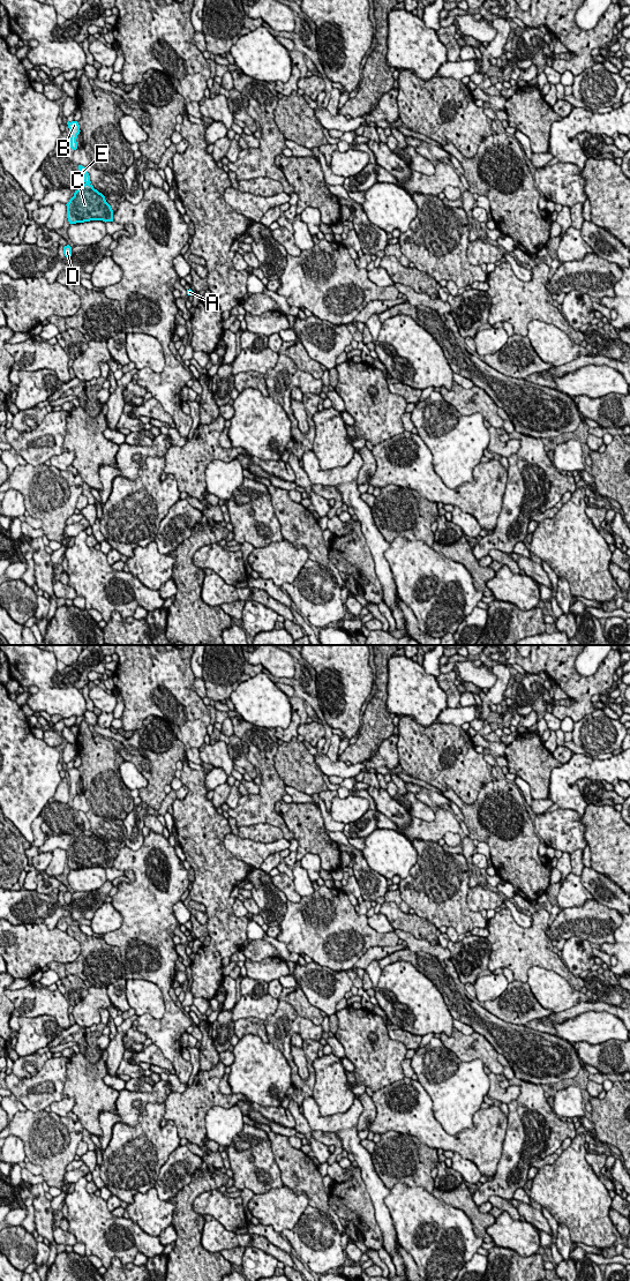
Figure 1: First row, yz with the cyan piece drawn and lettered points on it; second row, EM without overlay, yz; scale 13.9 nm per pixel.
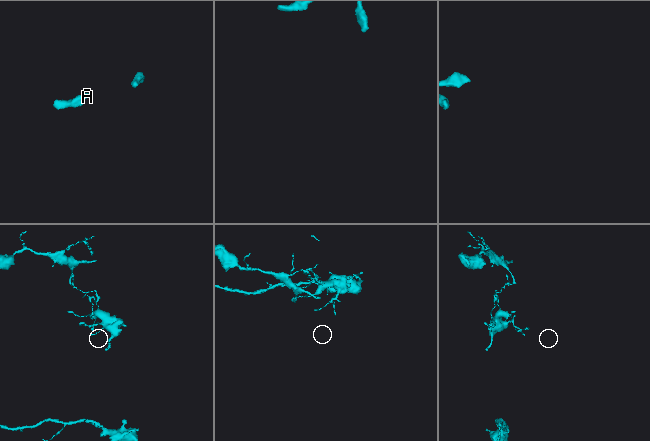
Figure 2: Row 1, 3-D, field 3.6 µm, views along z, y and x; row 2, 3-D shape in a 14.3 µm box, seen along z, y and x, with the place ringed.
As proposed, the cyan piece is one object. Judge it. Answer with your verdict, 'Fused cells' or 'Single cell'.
Fused cells

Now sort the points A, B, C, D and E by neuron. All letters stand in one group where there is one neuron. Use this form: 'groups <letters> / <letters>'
groups A C D / B E

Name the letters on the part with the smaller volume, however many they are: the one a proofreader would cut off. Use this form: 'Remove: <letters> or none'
Remove: A, C, D

